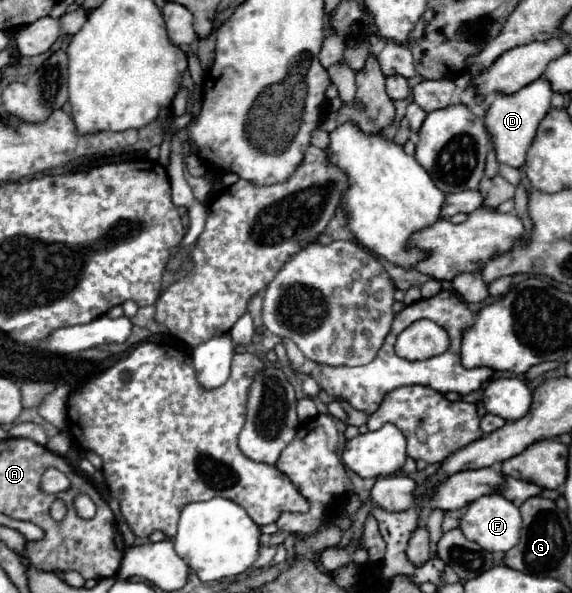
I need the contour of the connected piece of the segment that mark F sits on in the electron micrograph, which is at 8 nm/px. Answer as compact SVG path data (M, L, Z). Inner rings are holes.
M490 494L474 500L460 520L462 534L488 552L508 552L512 546L516 546L516 542L520 540L520 526L522 518L518 508L500 494Z

